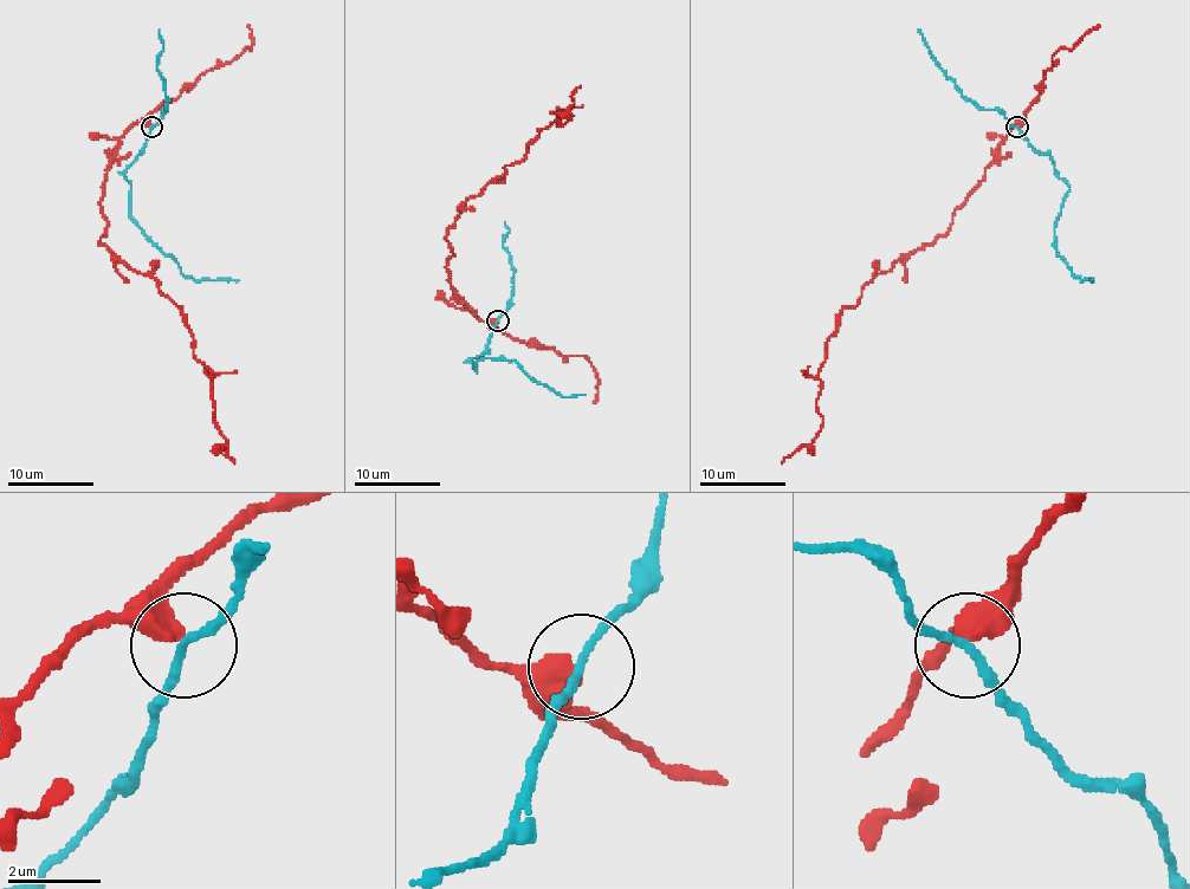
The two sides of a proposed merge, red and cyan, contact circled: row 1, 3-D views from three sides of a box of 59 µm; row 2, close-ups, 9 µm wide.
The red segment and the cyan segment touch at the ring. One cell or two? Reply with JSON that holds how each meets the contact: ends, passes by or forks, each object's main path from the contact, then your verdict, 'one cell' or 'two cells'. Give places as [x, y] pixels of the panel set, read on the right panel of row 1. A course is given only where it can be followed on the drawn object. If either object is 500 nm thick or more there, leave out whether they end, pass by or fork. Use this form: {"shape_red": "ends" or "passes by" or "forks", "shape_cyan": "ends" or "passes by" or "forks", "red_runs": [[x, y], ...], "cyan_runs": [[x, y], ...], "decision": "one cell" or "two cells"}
{"red_runs": [[1017, 127], [950, 228], [903, 254], [845, 307], [819, 380], [822, 427], [782, 464]], "cyan_runs": [[1017, 127], [1033, 145], [1046, 153], [1069, 187], [1054, 228], [1056, 254], [1080, 280], [1091, 280]], "decision": "two cells"}

